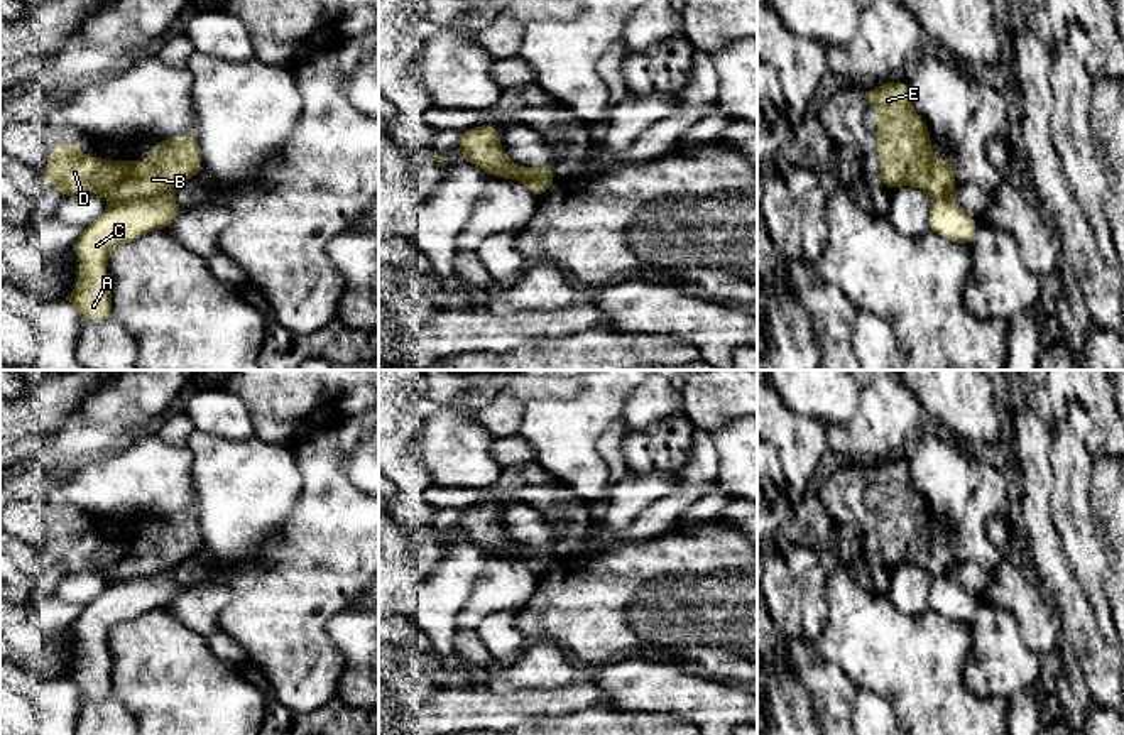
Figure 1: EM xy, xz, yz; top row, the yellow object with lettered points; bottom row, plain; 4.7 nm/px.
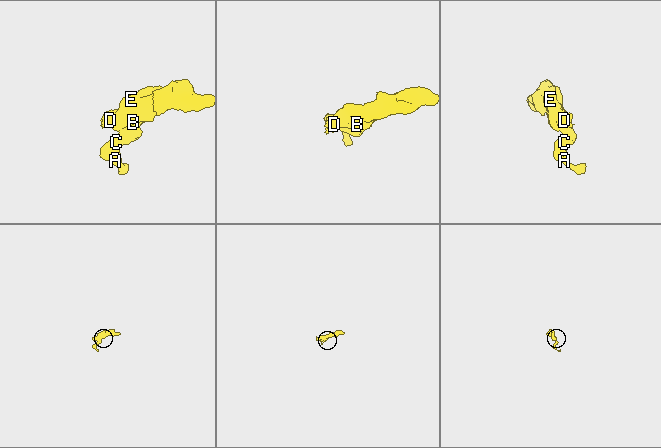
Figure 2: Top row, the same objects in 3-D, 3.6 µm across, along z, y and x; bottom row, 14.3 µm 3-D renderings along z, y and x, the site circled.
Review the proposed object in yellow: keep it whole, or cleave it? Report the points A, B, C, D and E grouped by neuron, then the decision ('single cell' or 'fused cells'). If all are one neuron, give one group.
groups A C / B D E; fused cells

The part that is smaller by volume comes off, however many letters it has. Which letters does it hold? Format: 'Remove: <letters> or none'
Remove: A, C

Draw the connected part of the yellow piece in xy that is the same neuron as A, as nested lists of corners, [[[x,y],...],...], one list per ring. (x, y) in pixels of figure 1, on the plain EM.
[[[171,571],[145,578],[112,581],[73,623],[79,637],[79,657],[64,678],[73,681],[85,700],[103,700],[113,691],[106,642],[110,632],[149,610],[167,608],[181,583]]]

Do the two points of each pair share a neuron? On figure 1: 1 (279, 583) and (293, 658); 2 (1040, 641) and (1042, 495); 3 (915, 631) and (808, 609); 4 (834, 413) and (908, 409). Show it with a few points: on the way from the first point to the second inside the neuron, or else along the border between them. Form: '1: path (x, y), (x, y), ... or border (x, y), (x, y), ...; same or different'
1: path (279, 602), (279, 620), (288, 639); same
2: border (1033, 578), (1050, 598), (1062, 620); different
3: border (830, 573), (827, 580), (827, 624), (813, 644); different
4: border (861, 397), (856, 413), (845, 423), (827, 426); different

